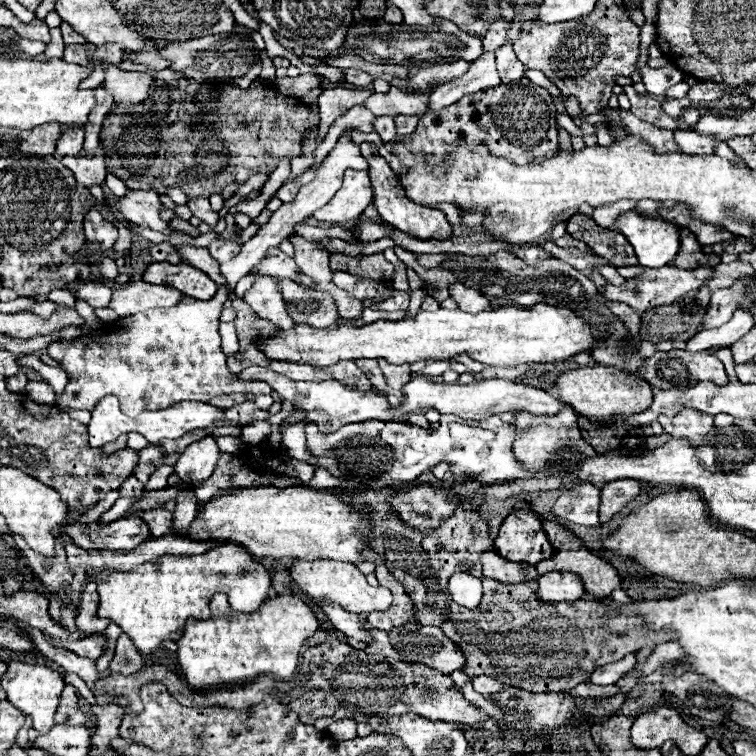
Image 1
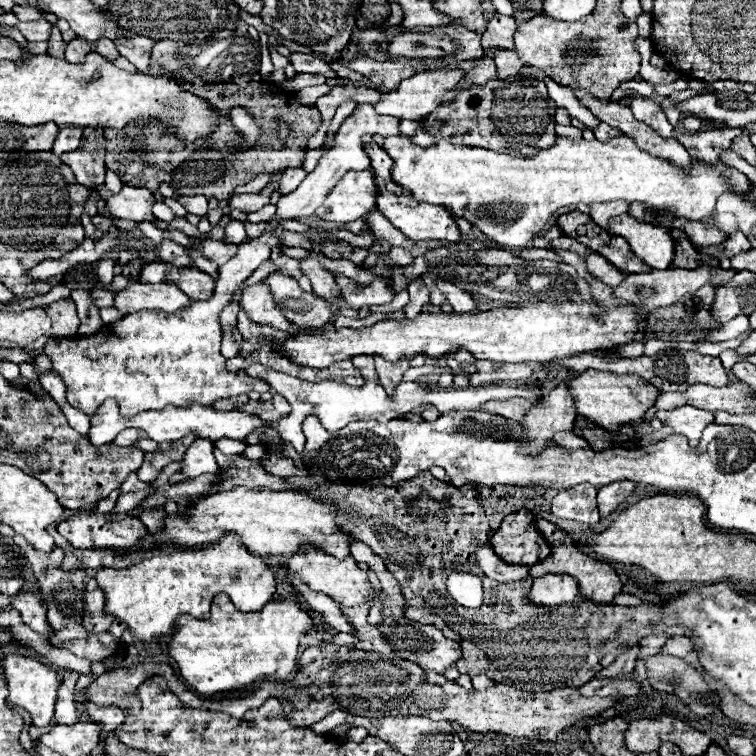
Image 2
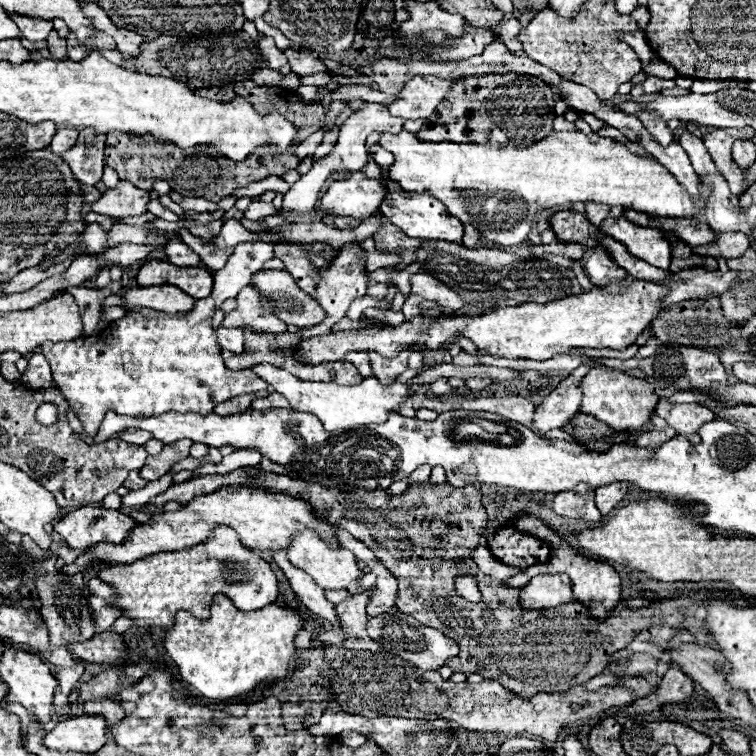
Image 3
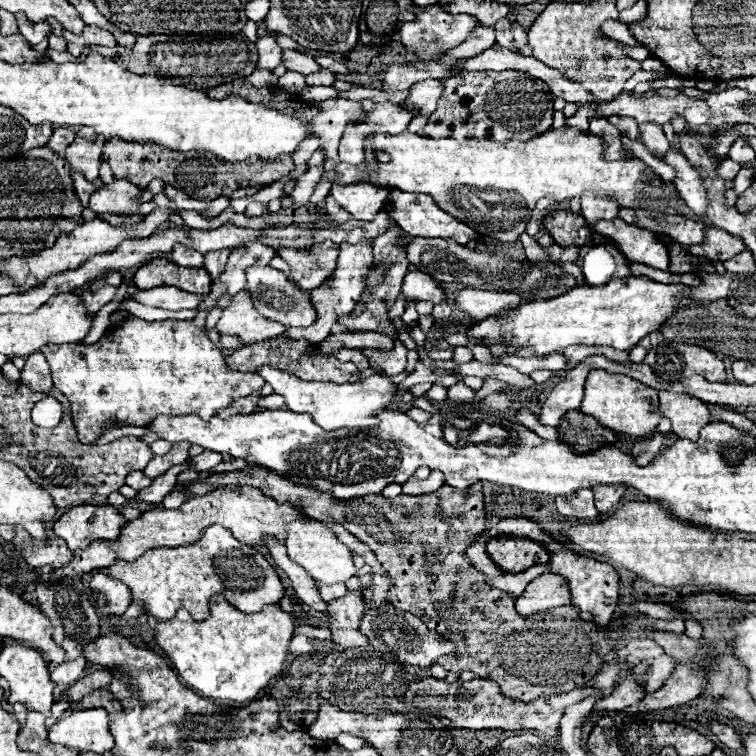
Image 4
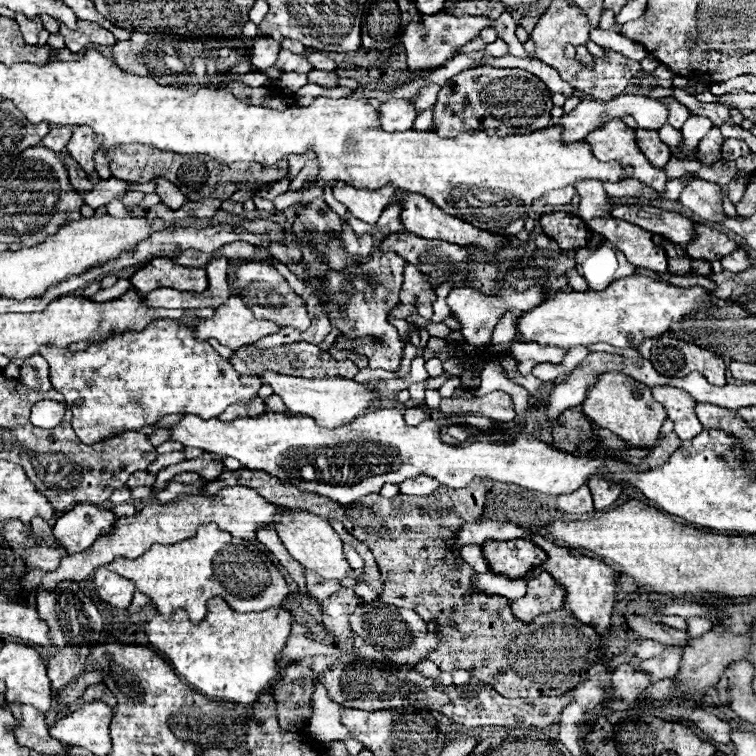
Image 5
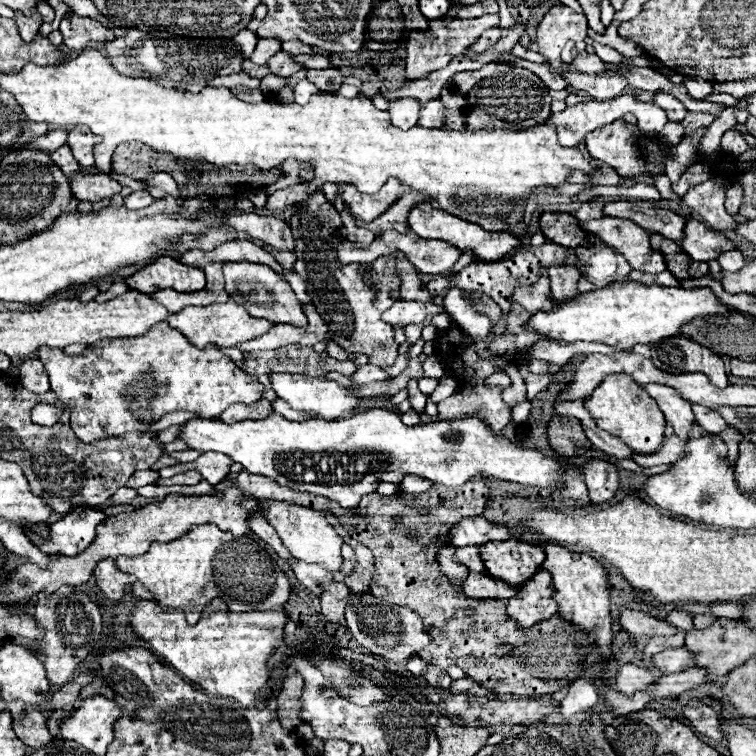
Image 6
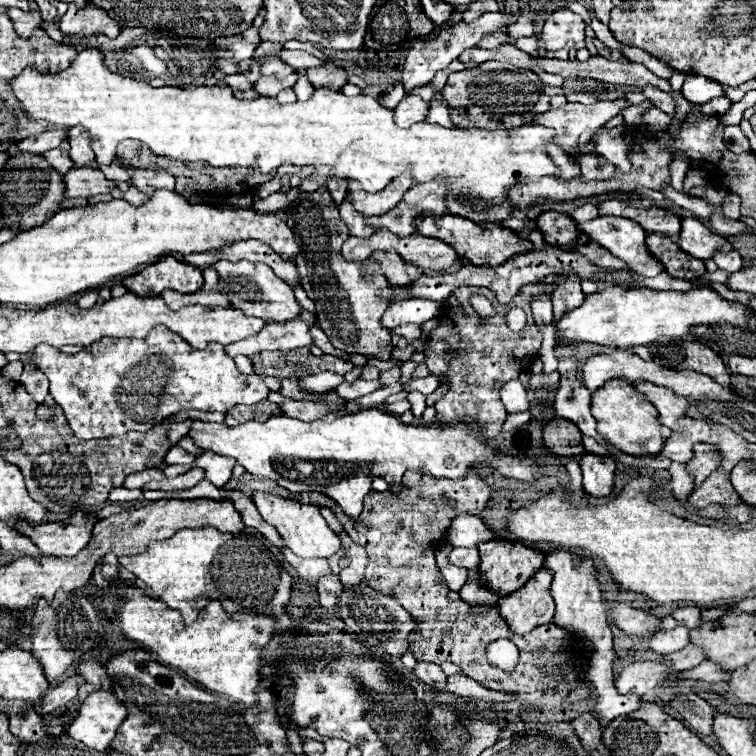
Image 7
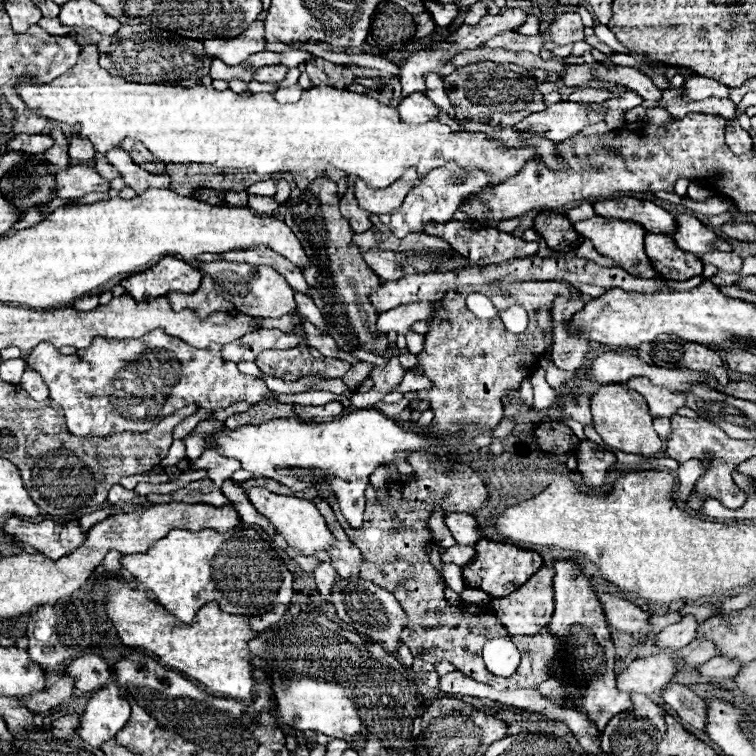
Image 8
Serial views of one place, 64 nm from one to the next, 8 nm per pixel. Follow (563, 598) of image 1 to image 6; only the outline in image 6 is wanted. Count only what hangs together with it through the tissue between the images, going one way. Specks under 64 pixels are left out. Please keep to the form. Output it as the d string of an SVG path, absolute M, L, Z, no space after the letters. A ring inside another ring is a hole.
M544 570L536 572L528 582L524 582L522 592L508 600L508 616L522 628L530 628L536 622L546 620L558 612L558 604L552 596L552 576Z

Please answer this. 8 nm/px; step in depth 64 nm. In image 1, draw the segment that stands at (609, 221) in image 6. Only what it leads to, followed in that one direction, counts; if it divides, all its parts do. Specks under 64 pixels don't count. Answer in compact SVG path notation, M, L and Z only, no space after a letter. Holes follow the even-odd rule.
M630 210L622 214L614 226L634 246L640 266L660 268L668 266L680 248L680 226L664 218L652 218Z

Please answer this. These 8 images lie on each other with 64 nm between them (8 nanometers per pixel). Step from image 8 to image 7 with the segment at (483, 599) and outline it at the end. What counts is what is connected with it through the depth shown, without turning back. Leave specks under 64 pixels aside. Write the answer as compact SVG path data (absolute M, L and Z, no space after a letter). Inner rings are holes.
M468 576L466 584L460 590L460 598L468 604L496 604L496 600L504 598L504 594L496 594L494 590L484 590L484 586L480 586L478 576Z

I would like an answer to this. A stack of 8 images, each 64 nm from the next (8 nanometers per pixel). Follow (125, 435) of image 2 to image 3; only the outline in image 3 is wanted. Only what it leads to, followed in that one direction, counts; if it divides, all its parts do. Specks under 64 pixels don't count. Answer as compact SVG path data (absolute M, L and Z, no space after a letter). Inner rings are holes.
M124 430L118 438L120 438L120 440L124 440L124 442L128 442L128 444L144 444L146 440L150 440L150 438L152 438L152 434L150 434L150 432L146 432L146 430L134 430L134 432Z

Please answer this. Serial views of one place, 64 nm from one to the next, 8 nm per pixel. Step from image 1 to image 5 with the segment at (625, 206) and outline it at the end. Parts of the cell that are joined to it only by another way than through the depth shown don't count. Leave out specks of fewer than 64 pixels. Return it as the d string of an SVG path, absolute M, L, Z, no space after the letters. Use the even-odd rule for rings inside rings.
M580 182L578 216L588 222L592 218L610 218L612 202L608 200L600 182Z

